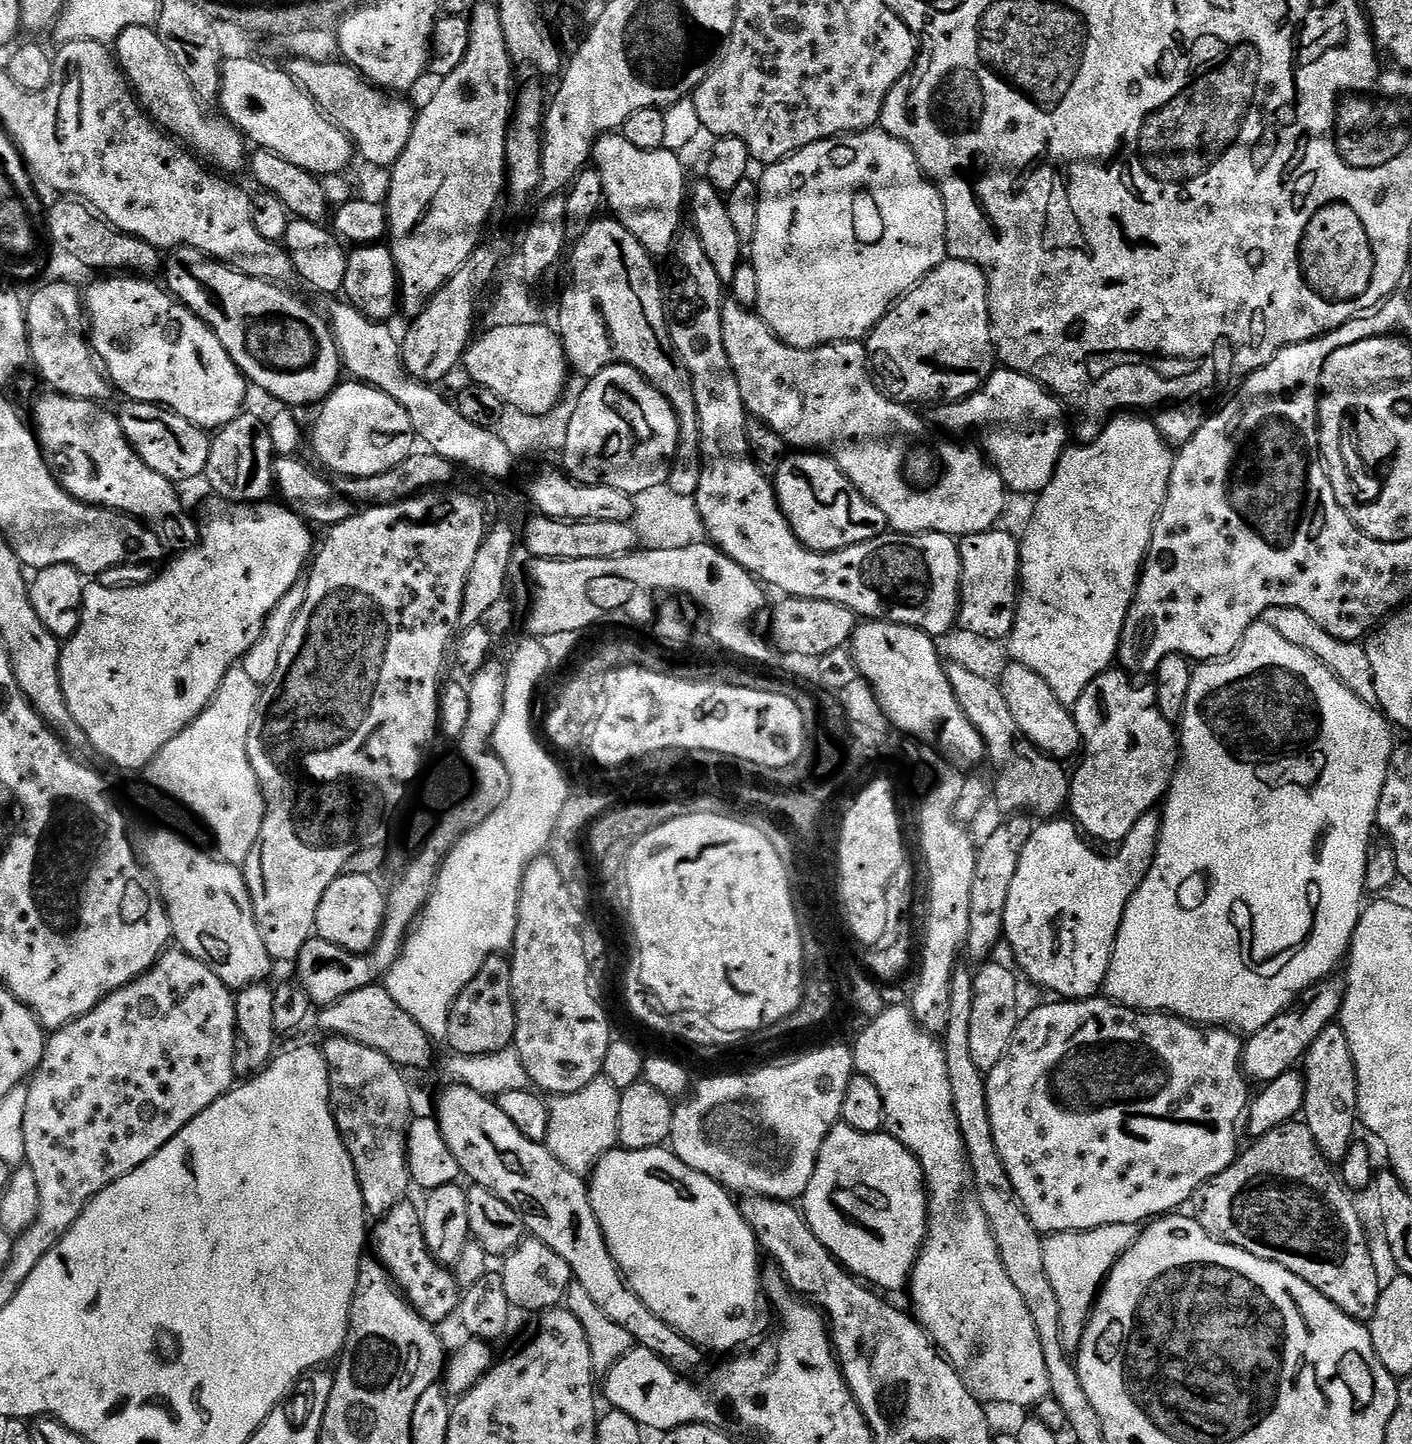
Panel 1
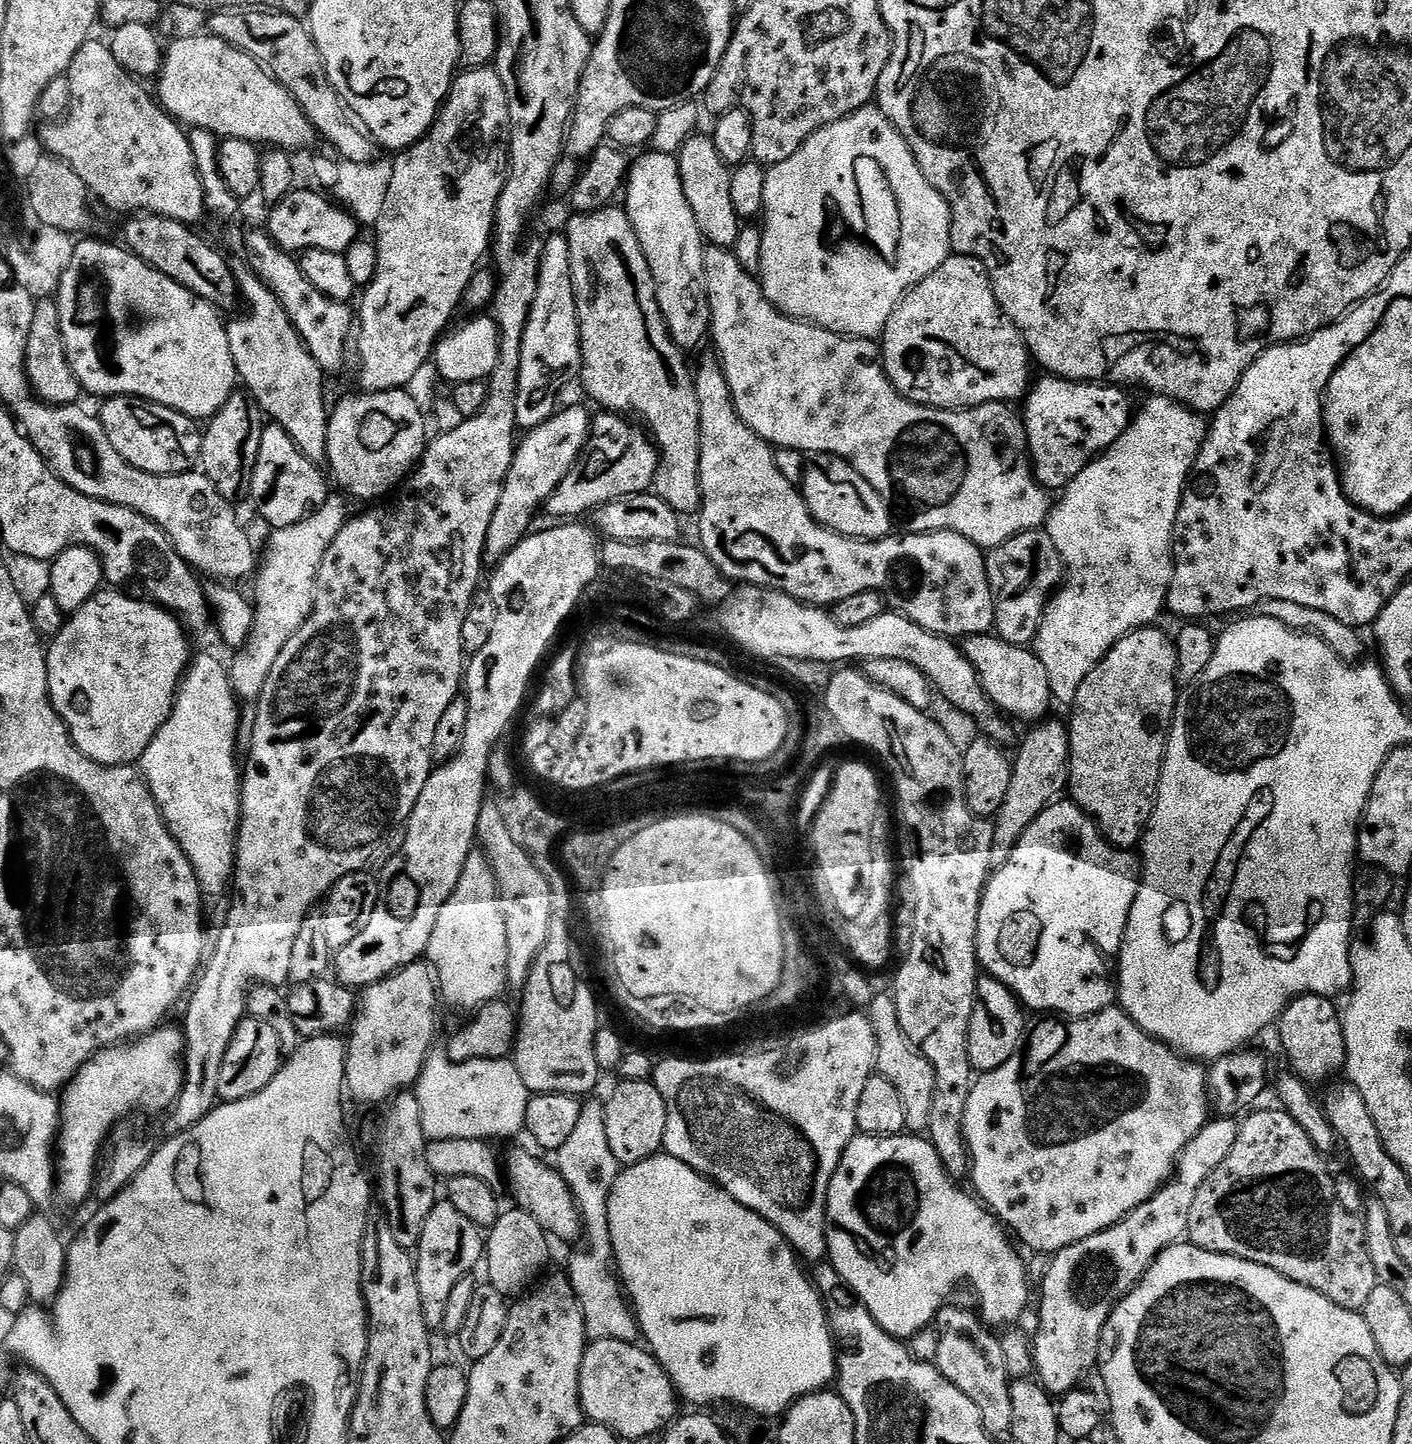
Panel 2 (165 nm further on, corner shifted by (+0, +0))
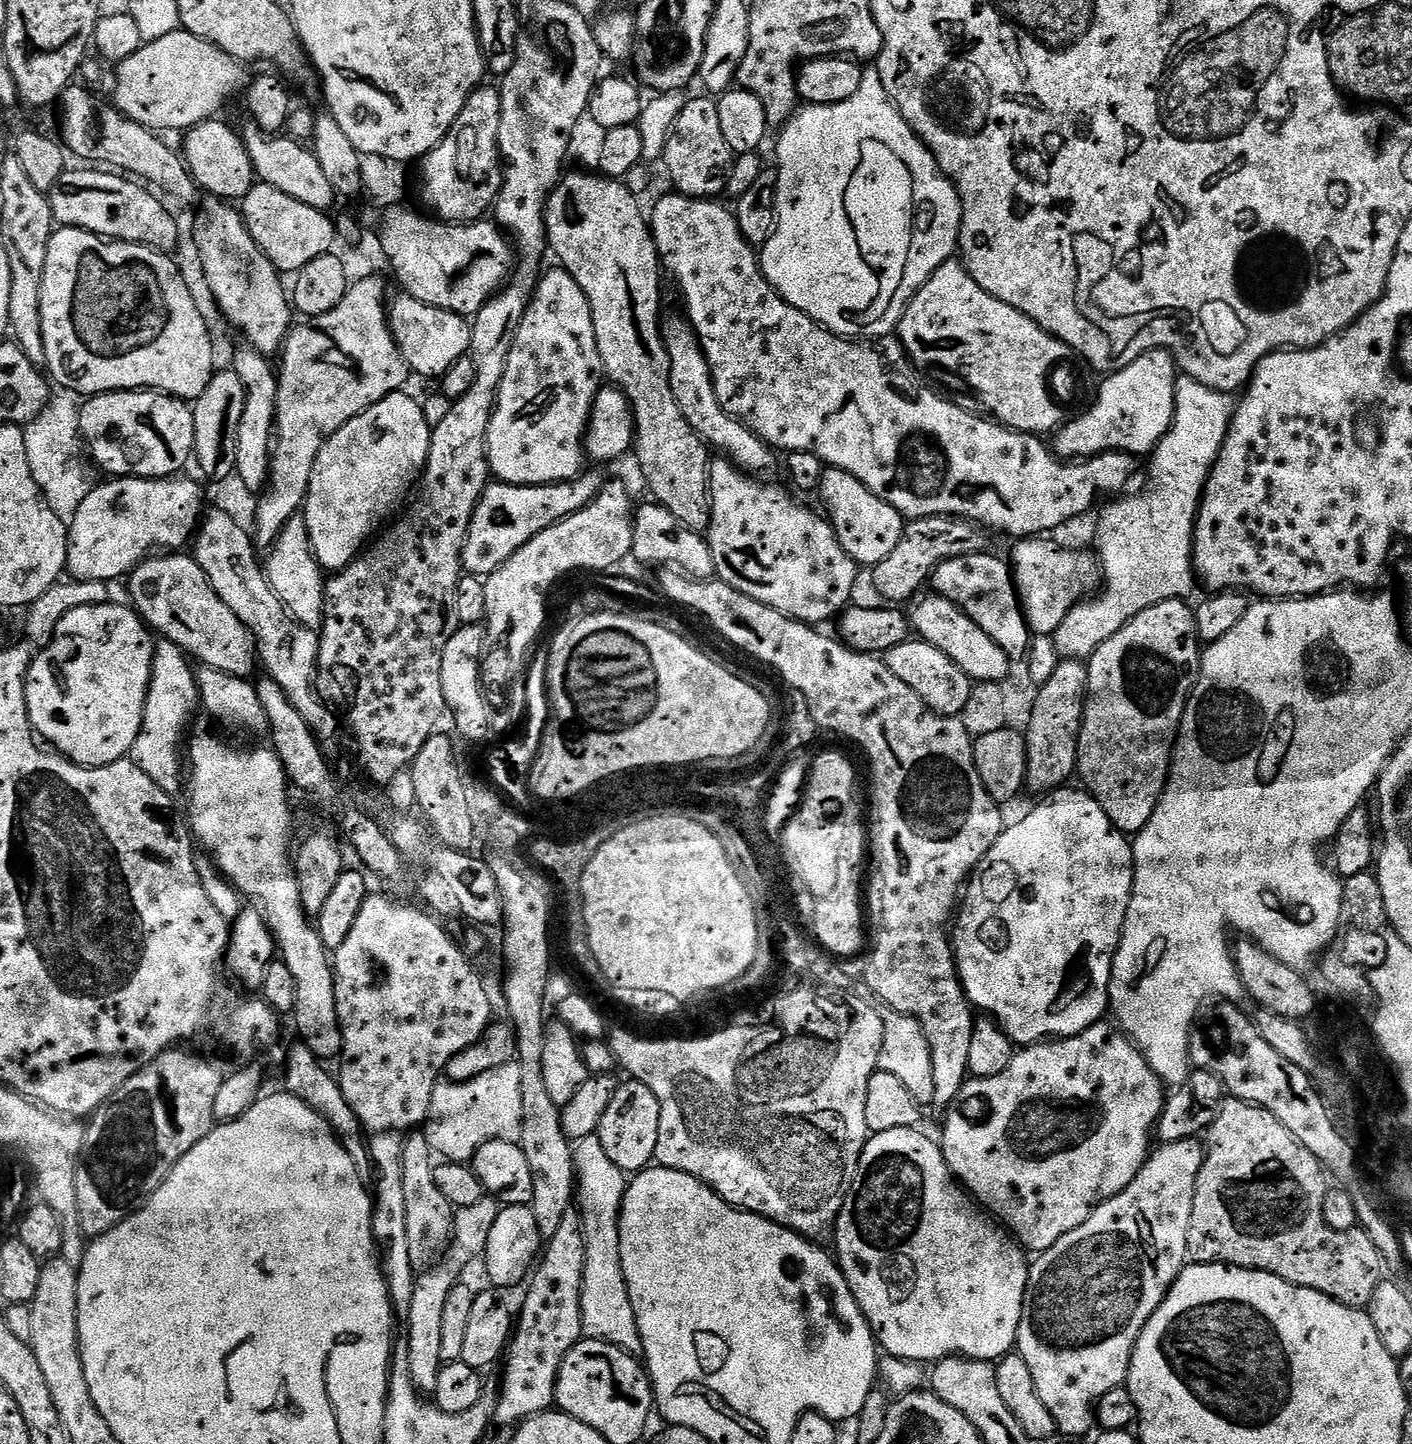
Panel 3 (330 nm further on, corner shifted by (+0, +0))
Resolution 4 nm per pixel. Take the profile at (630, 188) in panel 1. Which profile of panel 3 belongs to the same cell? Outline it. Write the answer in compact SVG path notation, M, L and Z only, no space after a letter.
M677 314L663 321L662 335L666 354L670 358L670 390L674 390L674 402L678 402L678 410L682 410L682 418L690 422L690 426L705 444L716 448L736 467L749 474L764 474L776 464L777 453L768 447L766 441L755 436L750 429L736 420L718 402L718 394L714 394L714 382L710 374L710 366L706 354L700 348L700 340L696 331L683 315Z

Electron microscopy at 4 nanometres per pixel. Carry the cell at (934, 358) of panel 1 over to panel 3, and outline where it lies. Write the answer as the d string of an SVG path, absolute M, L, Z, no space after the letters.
M953 258L947 260L942 266L938 266L936 273L916 291L916 297L908 301L904 316L898 325L899 336L901 342L904 343L905 350L908 351L909 358L933 380L933 382L931 381L933 385L941 384L941 386L936 386L943 389L945 393L953 392L953 394L948 394L955 397L961 408L966 408L968 411L977 414L983 414L985 417L1003 424L1006 428L1012 428L1015 432L1027 432L1038 437L1043 437L1045 435L1044 432L1055 433L1065 423L1066 416L1060 413L1061 405L1057 403L1049 391L1049 376L1057 365L1068 360L1067 356L1070 356L1070 350L1063 342L1054 339L1046 330L1042 330L1042 326L1038 326L1038 322L1034 322L1026 314L1014 310L1014 306L1006 306L1006 302L994 298L994 294L986 294L986 290L982 290L982 286L978 286L978 282L974 282L974 278L959 259Z

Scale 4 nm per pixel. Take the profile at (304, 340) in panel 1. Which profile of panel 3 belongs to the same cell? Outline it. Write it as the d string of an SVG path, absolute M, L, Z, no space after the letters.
M66 170L53 186L50 193L52 219L57 225L81 228L95 236L103 236L105 240L121 240L153 248L156 252L175 253L180 228L171 210L159 200L161 197L155 191L112 170L92 171L96 172Z

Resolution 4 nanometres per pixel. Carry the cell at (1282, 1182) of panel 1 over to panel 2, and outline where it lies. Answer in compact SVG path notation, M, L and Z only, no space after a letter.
M1283 1110L1256 1111L1249 1111L1239 1121L1240 1133L1230 1154L1226 1154L1226 1162L1211 1172L1194 1194L1187 1239L1202 1250L1237 1256L1266 1266L1330 1298L1330 1302L1346 1310L1360 1312L1378 1282L1374 1262L1370 1262L1370 1254L1366 1250L1363 1219L1357 1213L1348 1212L1346 1206L1338 1202L1333 1173L1328 1173L1325 1157L1316 1149L1314 1142L1310 1142L1306 1130L1302 1130L1302 1126L1298 1126L1298 1122Z

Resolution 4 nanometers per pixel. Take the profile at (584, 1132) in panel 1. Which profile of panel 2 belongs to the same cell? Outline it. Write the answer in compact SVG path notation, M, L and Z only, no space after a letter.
M592 1100L581 1107L578 1123L570 1133L570 1138L566 1138L560 1151L555 1153L554 1164L566 1186L570 1186L572 1197L580 1211L580 1221L584 1223L583 1239L588 1239L588 1245L578 1249L569 1258L566 1275L582 1306L589 1341L617 1340L636 1344L642 1336L640 1325L622 1291L621 1281L614 1275L608 1199L614 1182L621 1174L622 1165L618 1158L614 1158L610 1142L606 1139L606 1114L601 1101Z

